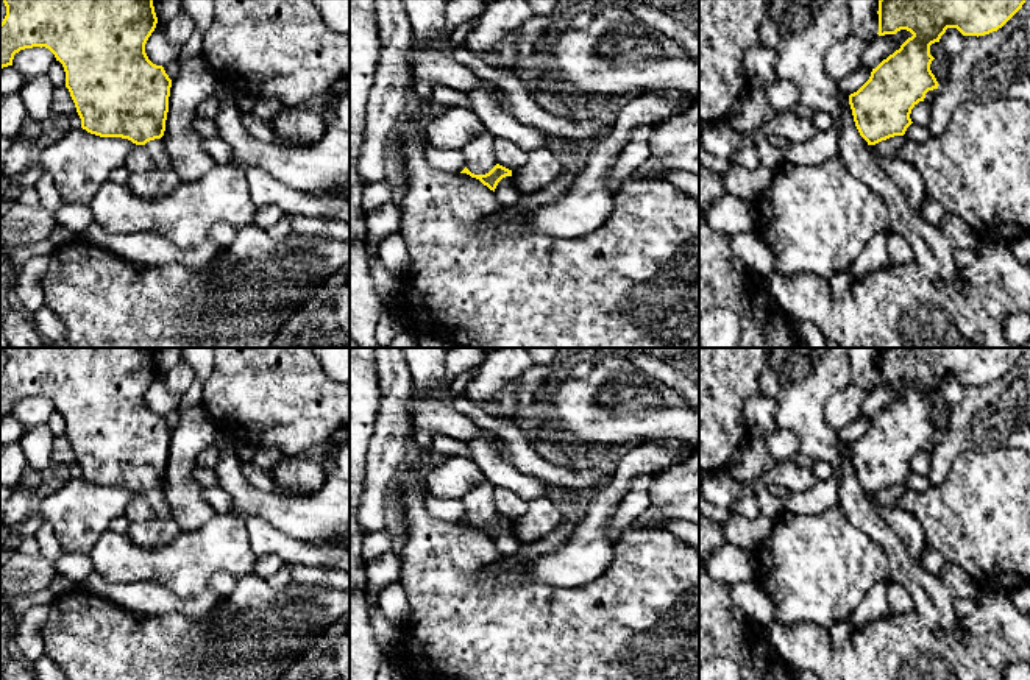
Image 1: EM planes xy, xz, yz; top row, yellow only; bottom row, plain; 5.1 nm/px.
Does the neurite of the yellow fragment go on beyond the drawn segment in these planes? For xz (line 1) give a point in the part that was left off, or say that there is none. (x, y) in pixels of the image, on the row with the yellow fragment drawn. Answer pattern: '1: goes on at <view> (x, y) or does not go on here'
1: does not go on here

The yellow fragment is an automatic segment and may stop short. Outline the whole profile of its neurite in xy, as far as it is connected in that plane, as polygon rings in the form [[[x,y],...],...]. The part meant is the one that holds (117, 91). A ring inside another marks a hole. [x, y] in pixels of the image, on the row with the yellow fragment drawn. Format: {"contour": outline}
{"contour": [[[3,0],[3,3],[6,6],[6,16],[0,23],[0,69],[12,66],[14,55],[20,50],[45,47],[64,67],[66,87],[75,103],[83,129],[100,137],[128,139],[136,145],[145,145],[147,142],[164,136],[172,80],[165,73],[164,67],[153,64],[145,53],[145,44],[158,23],[153,0]]]}

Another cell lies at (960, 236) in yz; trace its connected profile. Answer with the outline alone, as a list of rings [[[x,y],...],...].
[[[946,214],[941,231],[954,248],[974,248],[980,243],[972,229],[952,214]]]

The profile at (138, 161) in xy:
[[[133,143],[131,153],[128,154],[125,165],[131,173],[140,173],[151,170],[154,167],[154,162],[151,161],[144,145]]]

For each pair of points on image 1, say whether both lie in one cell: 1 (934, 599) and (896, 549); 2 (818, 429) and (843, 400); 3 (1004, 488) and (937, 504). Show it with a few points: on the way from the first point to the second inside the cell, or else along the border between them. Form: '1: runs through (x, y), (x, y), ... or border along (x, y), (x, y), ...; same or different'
1: runs through (923, 587), (901, 562); same
2: border along (845, 389), (824, 409), (824, 420), (837, 432); different
3: runs through (987, 504), (954, 504); same

